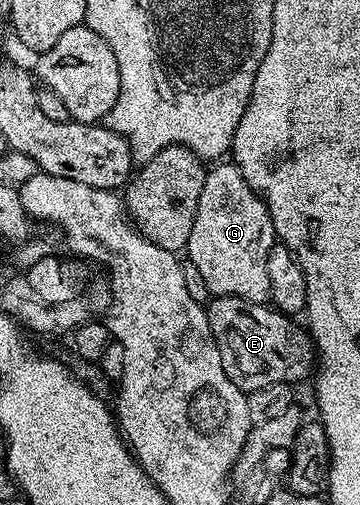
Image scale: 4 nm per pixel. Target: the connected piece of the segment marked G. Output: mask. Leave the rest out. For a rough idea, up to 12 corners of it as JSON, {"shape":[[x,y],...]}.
{"shape":[[237,165],[206,174],[184,253],[211,295],[270,296],[272,215]]}

